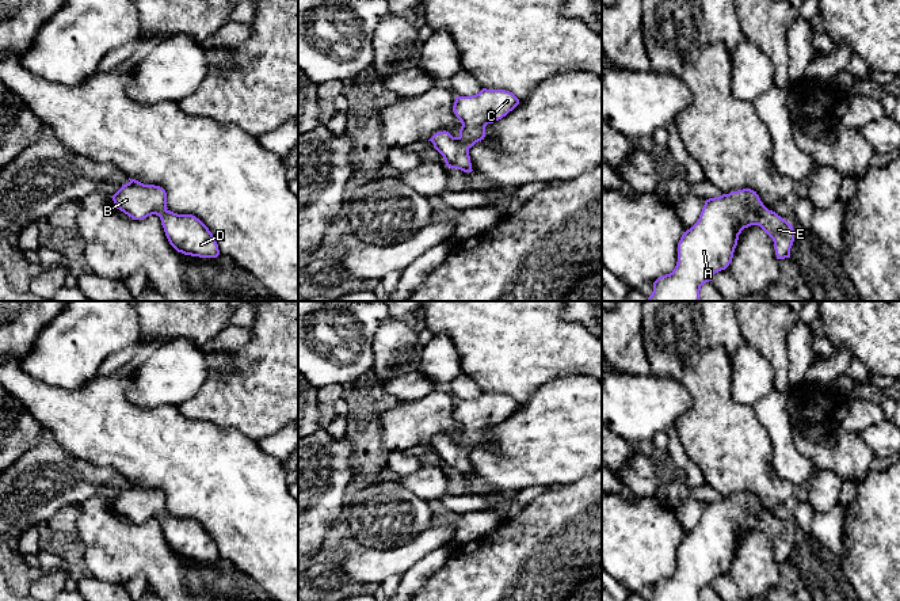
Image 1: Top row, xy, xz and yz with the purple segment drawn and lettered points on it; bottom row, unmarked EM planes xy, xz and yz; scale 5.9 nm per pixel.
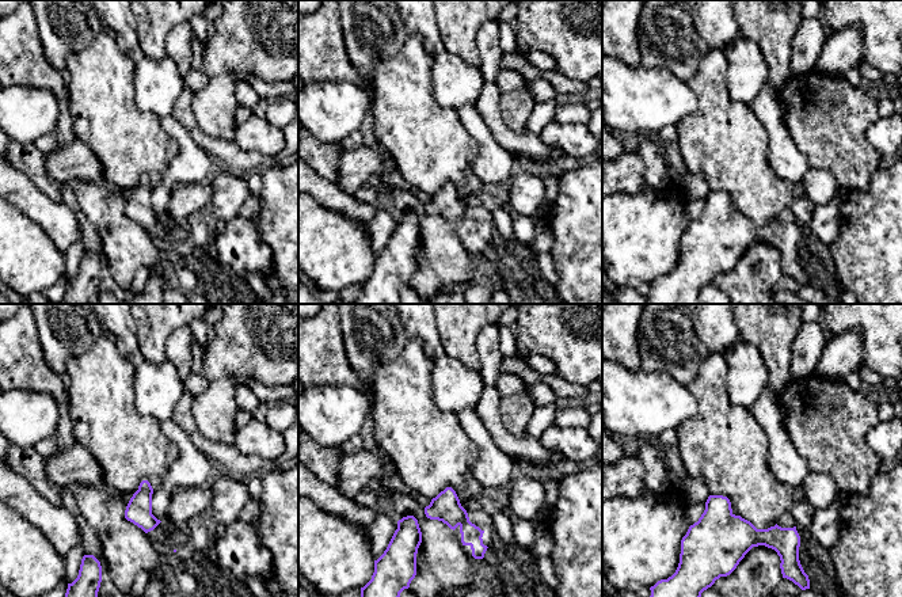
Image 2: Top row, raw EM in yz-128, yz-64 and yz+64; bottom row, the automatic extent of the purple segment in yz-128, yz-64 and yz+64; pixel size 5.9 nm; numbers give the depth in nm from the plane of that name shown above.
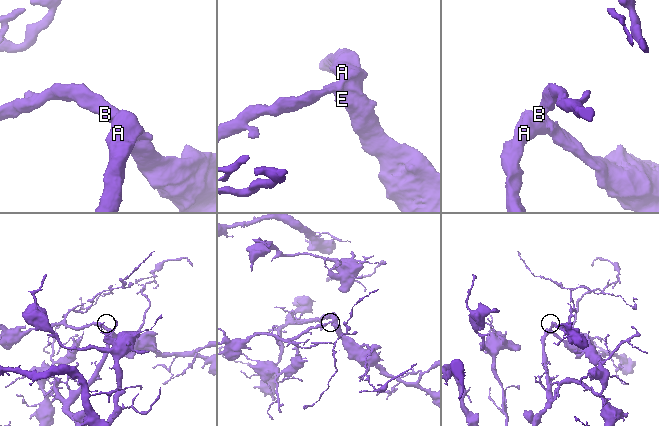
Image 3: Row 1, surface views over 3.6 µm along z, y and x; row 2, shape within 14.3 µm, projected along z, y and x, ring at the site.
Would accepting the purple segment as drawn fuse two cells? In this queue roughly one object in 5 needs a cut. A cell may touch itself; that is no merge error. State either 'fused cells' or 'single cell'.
single cell

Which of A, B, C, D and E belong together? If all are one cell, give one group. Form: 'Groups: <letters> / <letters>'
Groups: A B C D E

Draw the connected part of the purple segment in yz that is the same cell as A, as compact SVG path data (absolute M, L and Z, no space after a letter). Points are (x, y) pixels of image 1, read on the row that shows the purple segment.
M743 189L705 201L698 221L683 232L678 243L678 262L675 269L653 282L653 292L648 301L701 301L701 286L712 281L713 275L725 270L732 262L739 235L744 228L759 225L774 241L777 259L790 258L794 241L793 225L769 210L756 191Z

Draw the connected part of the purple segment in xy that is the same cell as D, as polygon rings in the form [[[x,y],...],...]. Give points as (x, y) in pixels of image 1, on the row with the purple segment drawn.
[[[130,178],[129,180],[111,197],[117,209],[133,220],[159,216],[169,244],[178,252],[199,258],[220,255],[213,233],[199,218],[192,214],[178,214],[167,208],[167,193],[163,187]]]

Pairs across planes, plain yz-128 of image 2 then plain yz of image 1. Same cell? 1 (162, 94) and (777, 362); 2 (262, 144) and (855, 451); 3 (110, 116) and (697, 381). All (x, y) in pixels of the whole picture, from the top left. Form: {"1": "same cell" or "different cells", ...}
{"1": "different cells", "2": "different cells", "3": "same cell"}

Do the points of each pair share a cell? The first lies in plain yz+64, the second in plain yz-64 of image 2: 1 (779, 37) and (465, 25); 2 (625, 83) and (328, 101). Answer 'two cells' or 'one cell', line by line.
1: one cell
2: one cell

